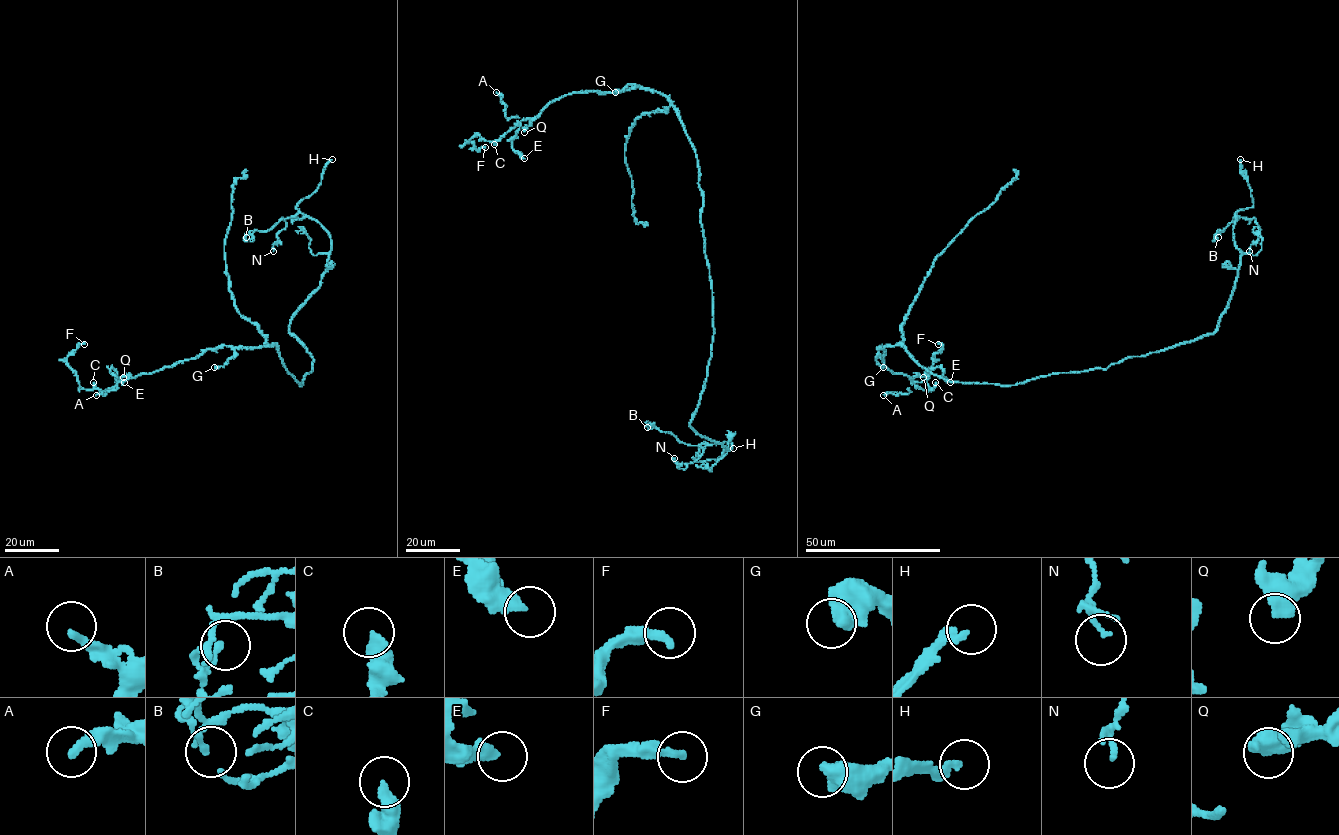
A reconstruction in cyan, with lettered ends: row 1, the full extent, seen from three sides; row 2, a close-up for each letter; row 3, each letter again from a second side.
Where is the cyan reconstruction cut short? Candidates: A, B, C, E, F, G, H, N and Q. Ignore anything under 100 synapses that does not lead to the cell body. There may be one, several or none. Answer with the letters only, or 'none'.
H

